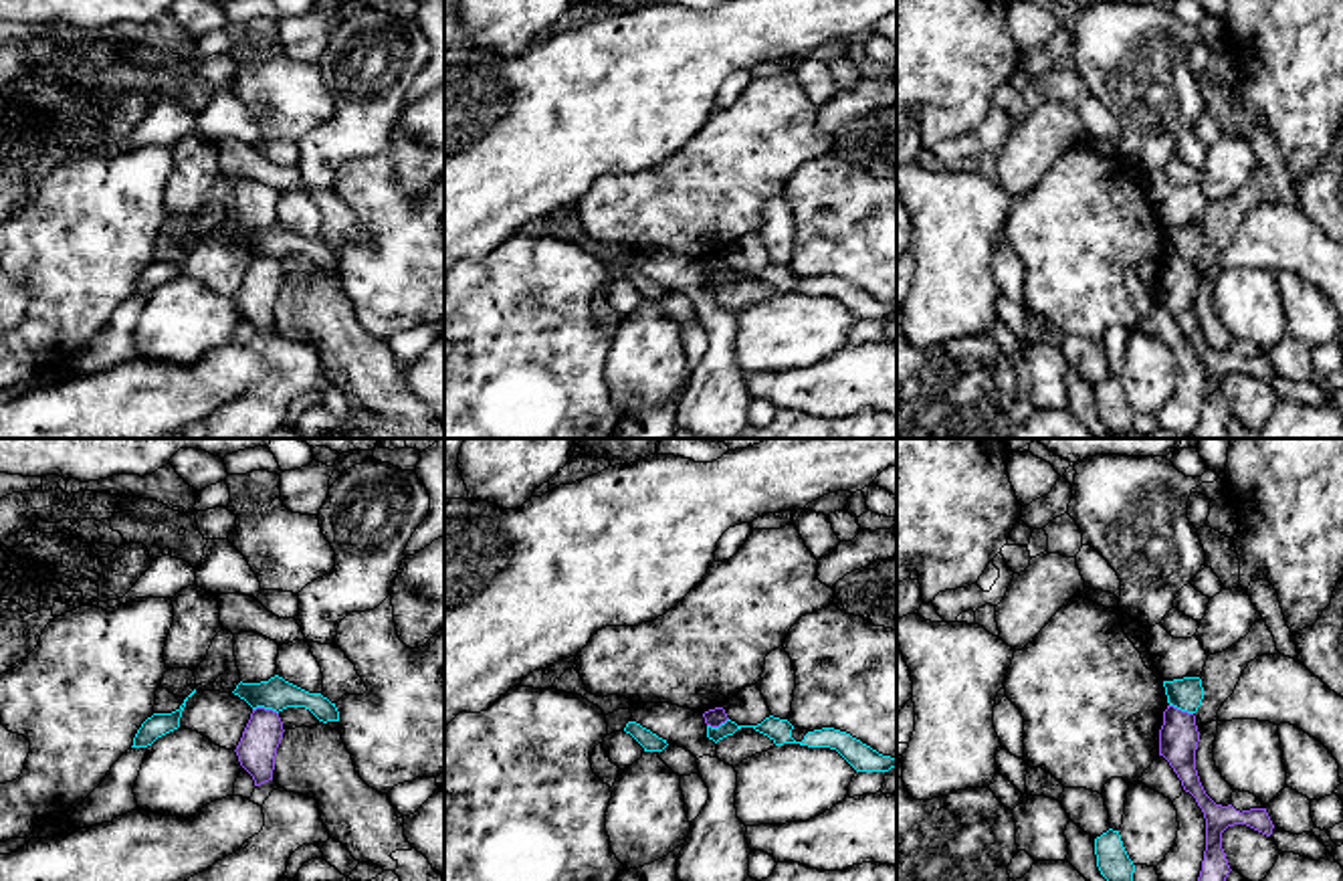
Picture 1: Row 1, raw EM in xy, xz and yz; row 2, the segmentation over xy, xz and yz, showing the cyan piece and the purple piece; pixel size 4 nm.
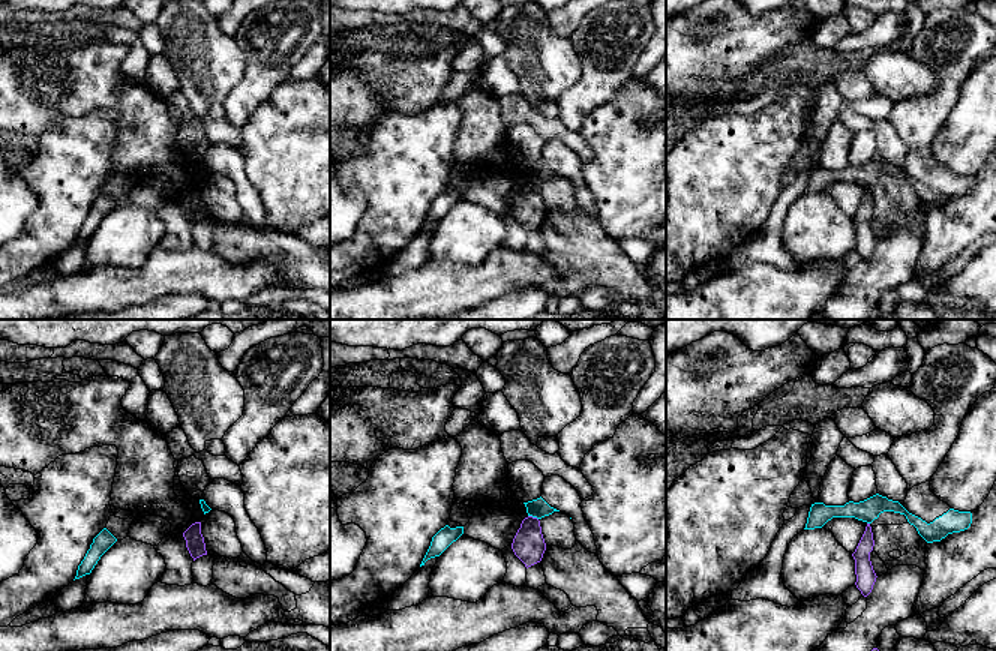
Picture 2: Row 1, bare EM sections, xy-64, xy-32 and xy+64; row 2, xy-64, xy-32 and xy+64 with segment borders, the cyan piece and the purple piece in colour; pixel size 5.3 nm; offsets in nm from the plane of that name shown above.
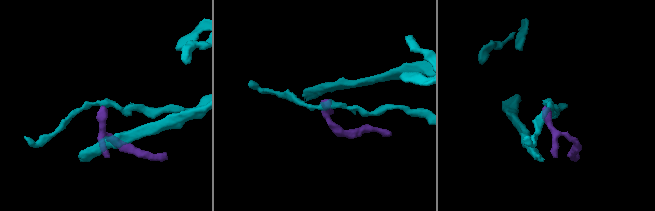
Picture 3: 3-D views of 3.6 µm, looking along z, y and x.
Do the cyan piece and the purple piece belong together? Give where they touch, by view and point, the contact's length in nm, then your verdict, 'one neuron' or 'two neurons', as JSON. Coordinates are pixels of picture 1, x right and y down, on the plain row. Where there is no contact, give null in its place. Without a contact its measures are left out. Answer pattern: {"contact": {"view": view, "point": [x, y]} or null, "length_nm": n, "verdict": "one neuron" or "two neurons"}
{"contact": {"view": "xy", "point": [265, 255]}, "length_nm": 110, "verdict": "two neurons"}

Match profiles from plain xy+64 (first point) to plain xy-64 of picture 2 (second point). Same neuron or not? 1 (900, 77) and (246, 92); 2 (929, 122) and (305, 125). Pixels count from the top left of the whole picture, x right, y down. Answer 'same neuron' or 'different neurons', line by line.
1: different neurons
2: different neurons

